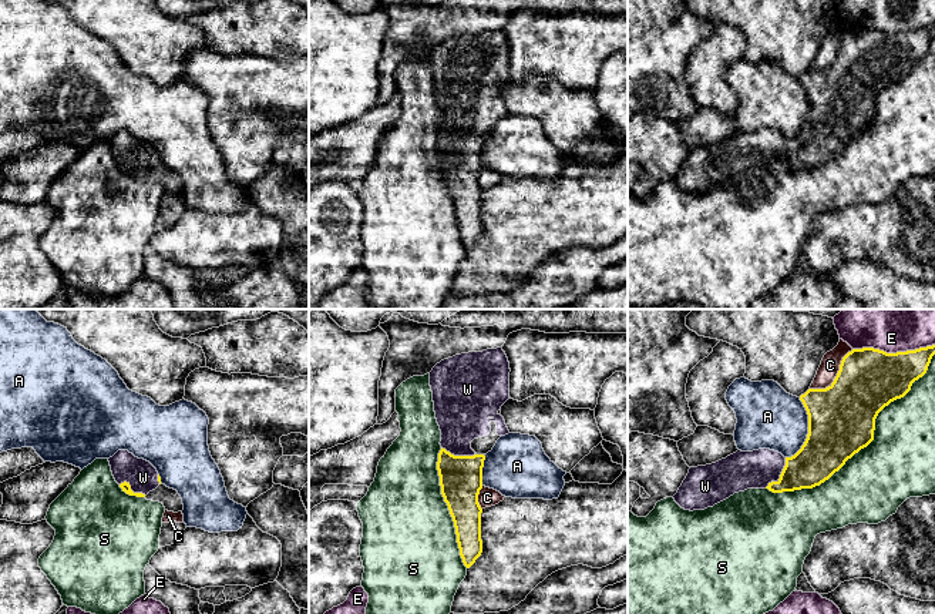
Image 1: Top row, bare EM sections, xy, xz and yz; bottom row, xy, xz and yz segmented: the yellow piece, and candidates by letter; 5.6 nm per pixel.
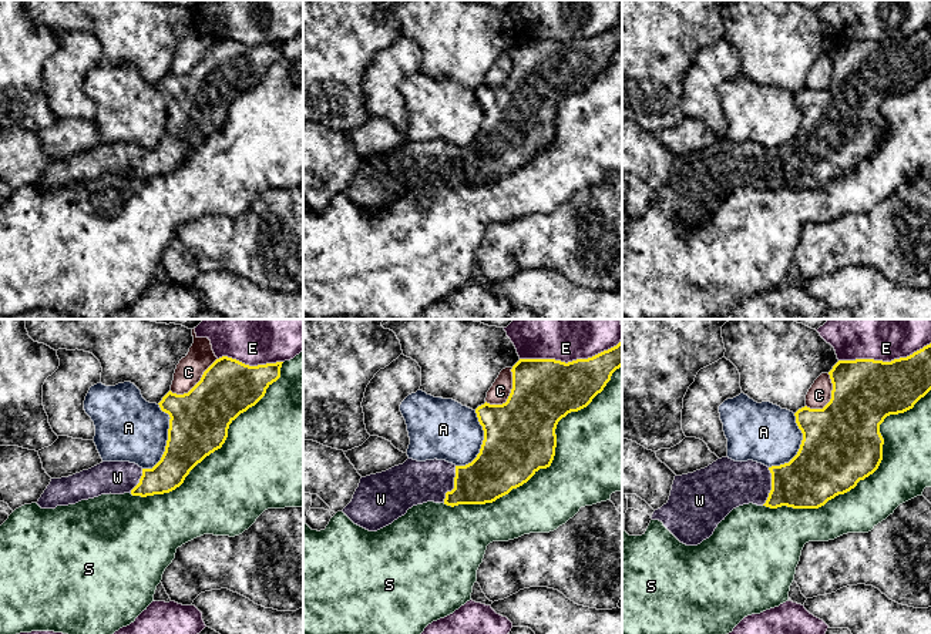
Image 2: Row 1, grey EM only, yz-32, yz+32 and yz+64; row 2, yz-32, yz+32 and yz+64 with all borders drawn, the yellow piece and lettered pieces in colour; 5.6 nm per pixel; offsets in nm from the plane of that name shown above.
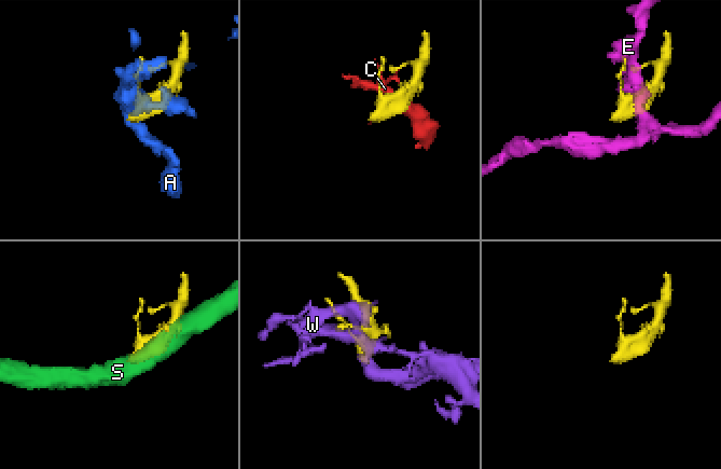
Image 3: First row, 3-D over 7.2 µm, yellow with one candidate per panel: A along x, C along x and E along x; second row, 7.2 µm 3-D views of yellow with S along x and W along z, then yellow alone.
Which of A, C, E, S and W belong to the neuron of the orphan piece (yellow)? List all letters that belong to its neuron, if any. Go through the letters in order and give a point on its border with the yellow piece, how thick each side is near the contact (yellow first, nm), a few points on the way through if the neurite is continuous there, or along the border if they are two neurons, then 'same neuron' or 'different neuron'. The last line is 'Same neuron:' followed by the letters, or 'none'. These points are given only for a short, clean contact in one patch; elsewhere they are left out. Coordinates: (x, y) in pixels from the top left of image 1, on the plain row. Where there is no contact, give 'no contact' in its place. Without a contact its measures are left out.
A: contact yz (809, 111); calibres 380 and 360 nm; different neuron
C: contact yz (836, 57); calibres 380 and 110 nm; different neuron
E: contact yz (893, 34); calibres 360 and 190 nm; different neuron
S: contact yz (865, 127); calibres 380 and 400 nm; different neuron
W: contact yz (780, 155); calibres 240 and 220 nm; way yz (820, 137), (804, 151), (780, 155), (772, 151), (742, 151); same neuron
Same neuron: W

